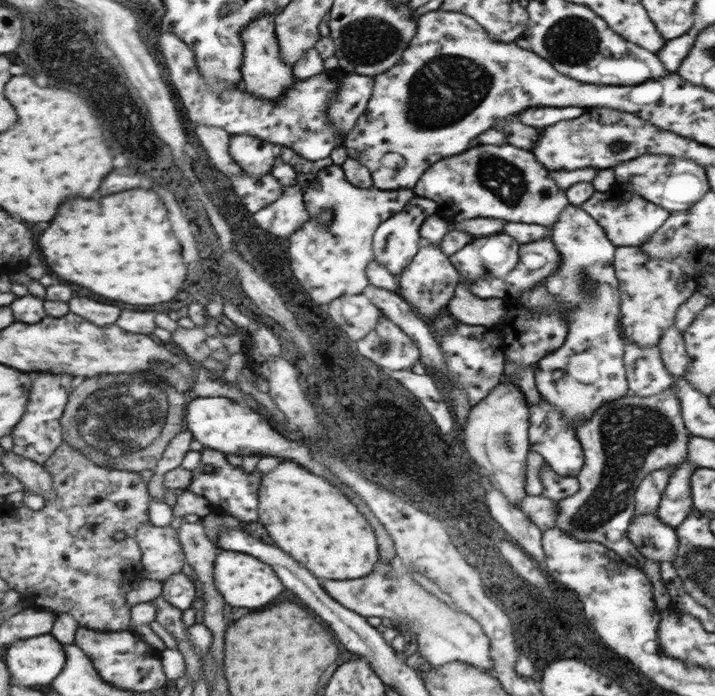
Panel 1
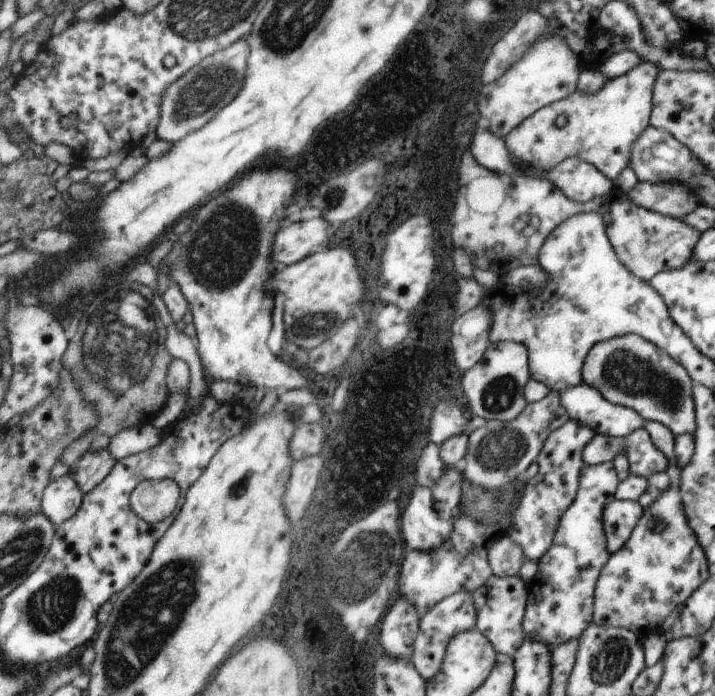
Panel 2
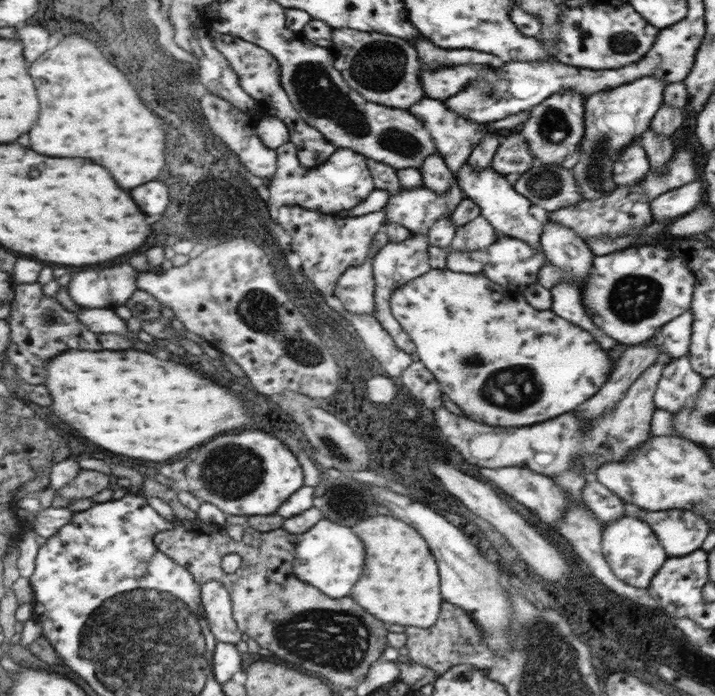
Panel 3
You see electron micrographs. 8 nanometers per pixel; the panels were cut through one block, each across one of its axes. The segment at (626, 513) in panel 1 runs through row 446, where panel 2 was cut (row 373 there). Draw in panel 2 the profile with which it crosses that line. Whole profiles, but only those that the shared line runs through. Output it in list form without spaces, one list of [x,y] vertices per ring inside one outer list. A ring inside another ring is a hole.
[[[637,334],[593,344],[593,350],[585,360],[581,380],[583,384],[593,386],[607,402],[641,414],[643,422],[663,424],[673,436],[697,432],[693,380],[689,378],[689,372],[681,364],[673,362],[665,350],[659,350]]]

